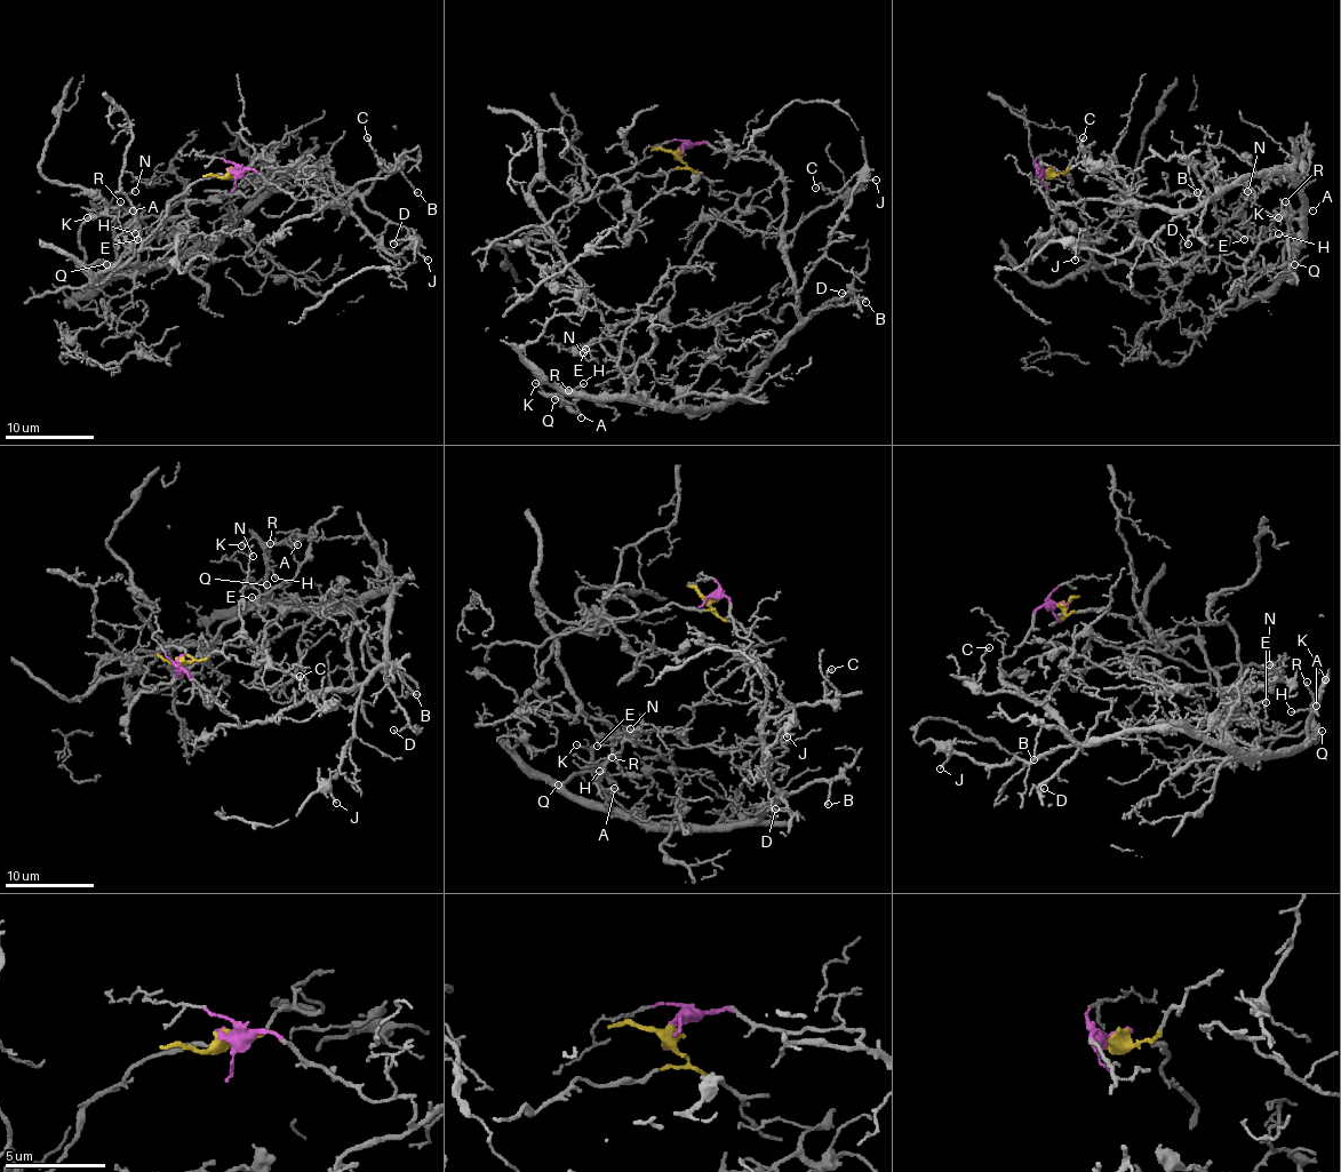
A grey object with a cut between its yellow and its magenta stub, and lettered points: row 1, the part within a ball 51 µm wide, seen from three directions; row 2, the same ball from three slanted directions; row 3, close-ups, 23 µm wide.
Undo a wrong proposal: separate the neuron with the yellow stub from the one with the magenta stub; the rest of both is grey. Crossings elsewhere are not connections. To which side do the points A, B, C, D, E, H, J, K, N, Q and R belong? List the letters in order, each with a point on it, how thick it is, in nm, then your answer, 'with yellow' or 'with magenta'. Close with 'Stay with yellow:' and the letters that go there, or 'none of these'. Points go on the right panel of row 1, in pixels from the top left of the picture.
A: place (1312, 210); calibre 150 nm; with magenta
B: place (1197, 192); calibre 140 nm; with magenta
C: place (1083, 137); calibre 150 nm; with magenta
D: place (1188, 244); calibre 120 nm; with magenta
E: place (1244, 239); calibre 130 nm; with yellow
H: place (1278, 233); calibre 130 nm; with magenta
J: place (1075, 260); calibre 140 nm; with magenta
K: place (1278, 217); calibre 120 nm; with magenta
N: place (1247, 191); calibre 140 nm; with yellow
Q: place (1294, 264); calibre 130 nm; with magenta
R: place (1285, 201); calibre 120 nm; with magenta
Stay with yellow: E, N

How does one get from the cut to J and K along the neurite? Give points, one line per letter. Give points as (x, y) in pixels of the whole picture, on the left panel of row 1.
J: (229, 170), (261, 173), (296, 199), (312, 197), (316, 208), (336, 199), (392, 255), (412, 248), (428, 260)
K: (229, 170), (316, 208), (352, 197), (332, 177), (292, 173), (207, 240), (130, 271), (111, 222), (86, 217)

